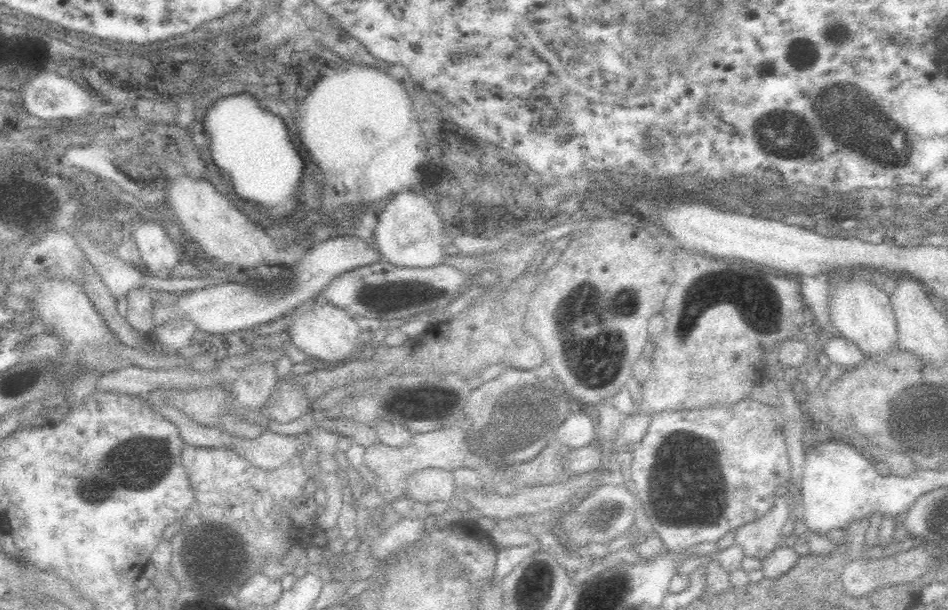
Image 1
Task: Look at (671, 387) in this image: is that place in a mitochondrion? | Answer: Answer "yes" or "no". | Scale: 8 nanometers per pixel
no

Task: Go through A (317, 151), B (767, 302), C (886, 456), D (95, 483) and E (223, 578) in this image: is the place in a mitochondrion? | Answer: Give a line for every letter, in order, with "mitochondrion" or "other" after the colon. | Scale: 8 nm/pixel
A: mitochondrion
B: other
C: other
D: mitochondrion
E: mitochondrion

